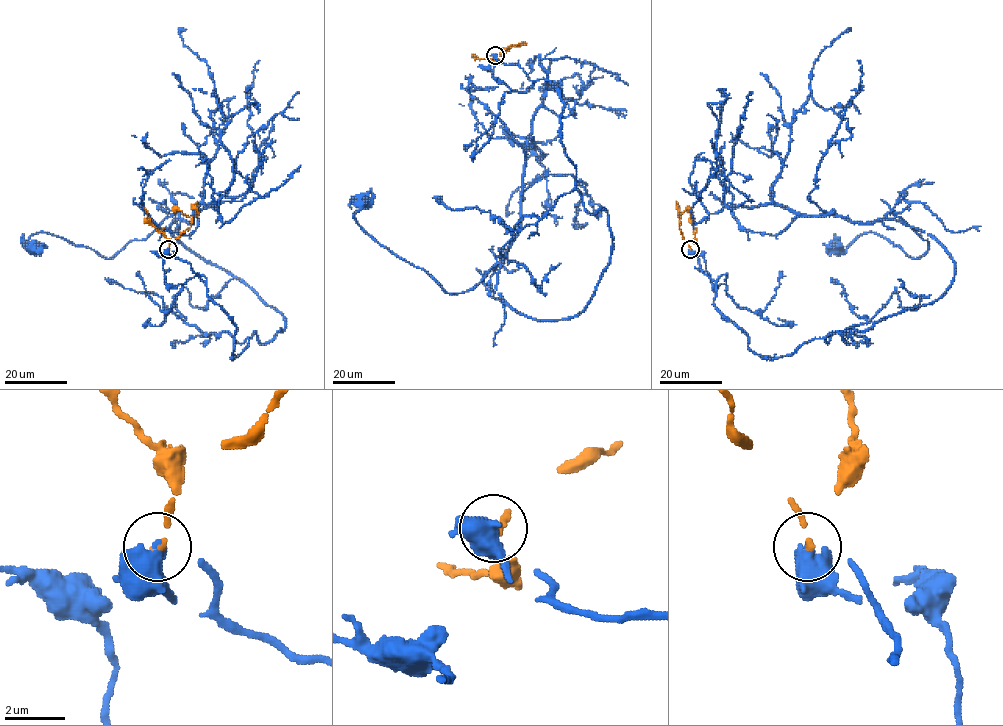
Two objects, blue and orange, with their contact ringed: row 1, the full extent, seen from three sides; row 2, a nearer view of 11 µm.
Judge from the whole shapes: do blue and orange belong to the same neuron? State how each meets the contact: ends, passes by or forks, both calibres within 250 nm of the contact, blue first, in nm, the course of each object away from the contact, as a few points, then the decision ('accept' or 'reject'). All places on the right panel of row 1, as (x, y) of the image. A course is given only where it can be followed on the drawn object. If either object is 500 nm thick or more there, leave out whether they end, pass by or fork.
700 nm thick on the blue side, 170 nm on the other; blue runs (690, 249), (764, 357), (848, 343), (954, 279), (890, 212), (921, 256), (874, 233), (836, 247); orange runs (690, 249), (679, 229), (680, 215), (686, 209), (690, 211); accept

